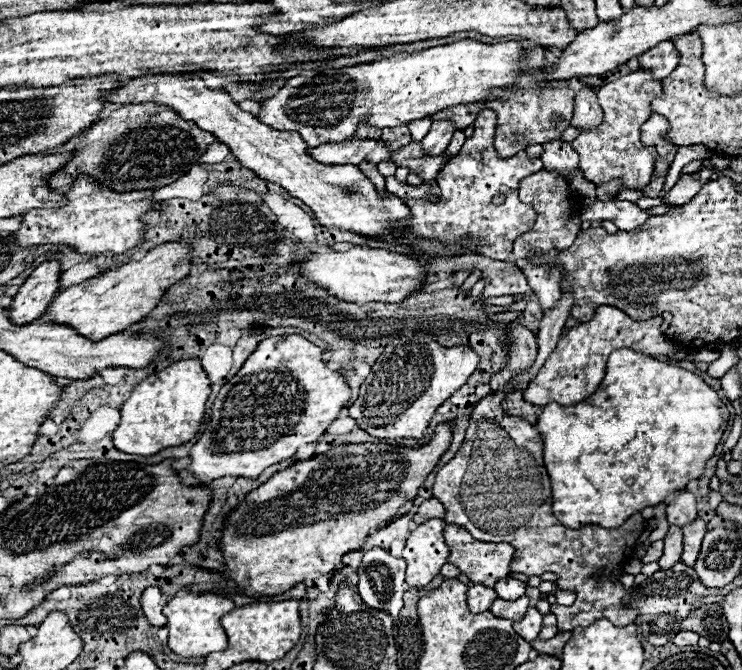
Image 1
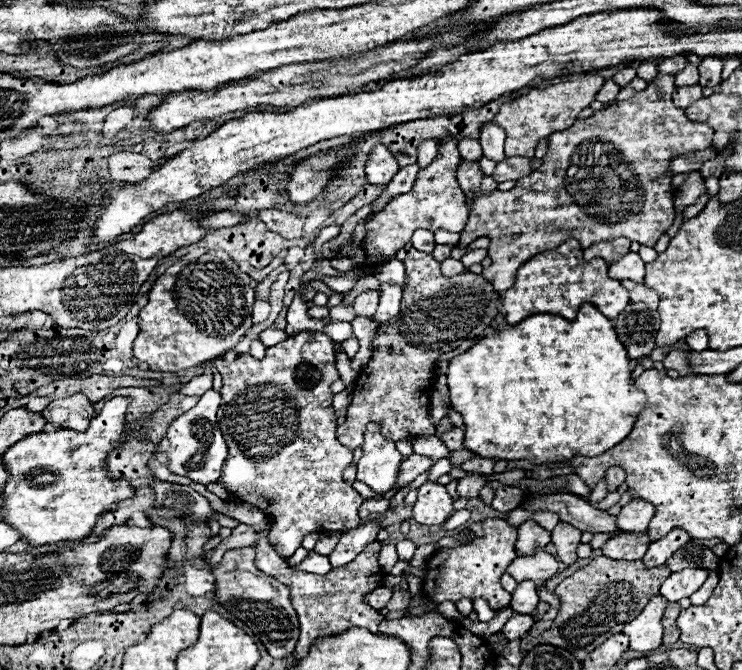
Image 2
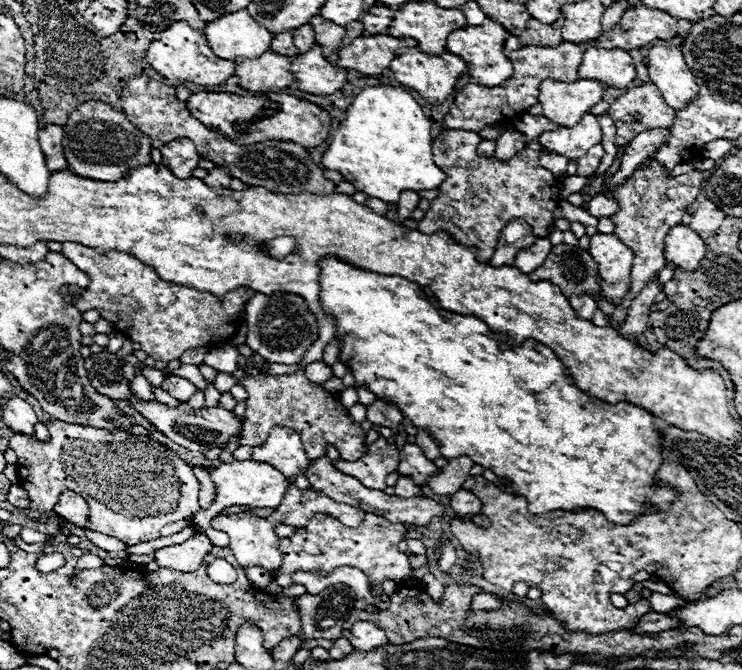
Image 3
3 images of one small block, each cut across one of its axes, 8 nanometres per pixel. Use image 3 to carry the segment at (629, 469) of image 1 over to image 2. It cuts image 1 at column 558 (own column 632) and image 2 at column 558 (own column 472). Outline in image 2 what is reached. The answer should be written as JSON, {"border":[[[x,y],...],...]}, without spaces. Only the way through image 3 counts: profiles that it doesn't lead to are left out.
{"border":[[[582,304],[576,318],[572,322],[566,322],[564,318],[552,316],[552,314],[534,314],[528,316],[526,320],[518,322],[516,326],[510,326],[508,330],[496,332],[492,336],[482,338],[474,348],[470,348],[468,352],[456,356],[450,366],[448,366],[448,386],[450,386],[450,402],[454,406],[456,412],[462,414],[464,418],[464,426],[466,426],[466,436],[464,436],[464,446],[468,450],[472,450],[474,454],[482,456],[482,458],[496,458],[496,460],[528,460],[536,466],[546,464],[546,462],[564,462],[564,460],[572,460],[574,456],[600,456],[606,450],[614,448],[616,444],[620,444],[634,428],[634,422],[638,418],[638,414],[642,412],[644,404],[646,404],[646,394],[640,392],[634,386],[632,380],[632,368],[630,368],[630,358],[628,352],[624,348],[624,344],[618,340],[616,330],[612,328],[612,322],[602,316],[592,304]]]}

